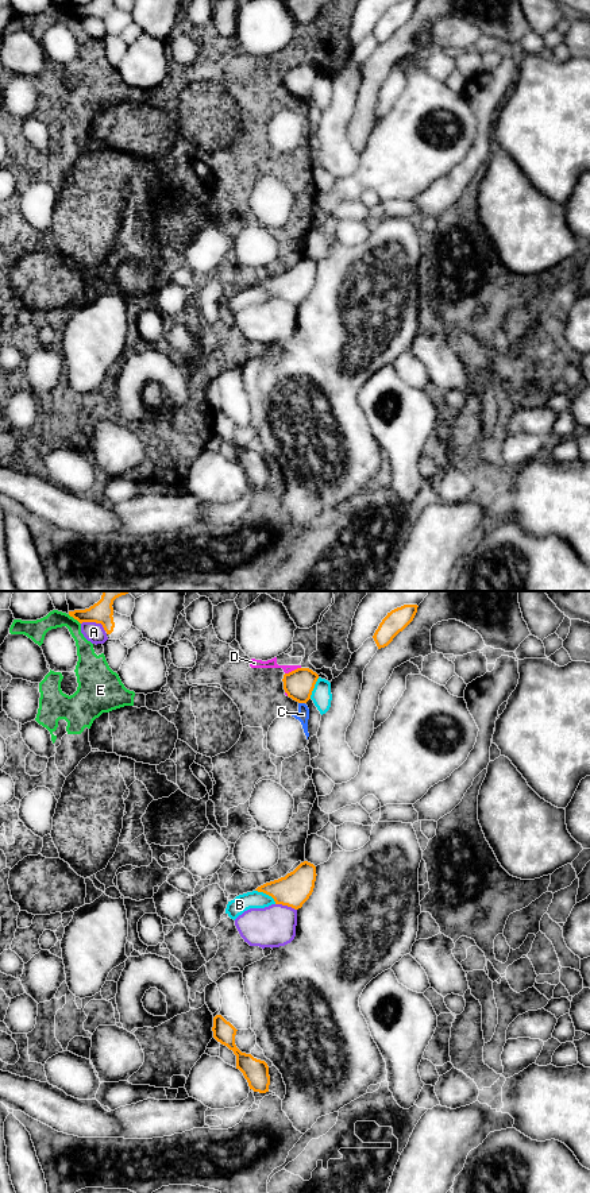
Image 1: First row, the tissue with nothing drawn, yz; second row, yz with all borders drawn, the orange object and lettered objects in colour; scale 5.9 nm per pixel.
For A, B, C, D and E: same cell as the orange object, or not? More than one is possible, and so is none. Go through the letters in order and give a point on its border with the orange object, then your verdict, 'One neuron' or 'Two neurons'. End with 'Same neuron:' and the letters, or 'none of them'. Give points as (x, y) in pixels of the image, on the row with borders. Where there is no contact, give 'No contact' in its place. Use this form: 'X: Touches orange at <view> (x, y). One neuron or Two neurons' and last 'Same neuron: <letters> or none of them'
A: Touches orange at yz (95, 621). Two neurons
B: Touches orange at yz (266, 894). Two neurons
C: Touches orange at yz (301, 702). Two neurons
D: Touches orange at yz (292, 671). Two neurons
E: Touches orange at yz (74, 618). Two neurons
Same neuron: none of them

